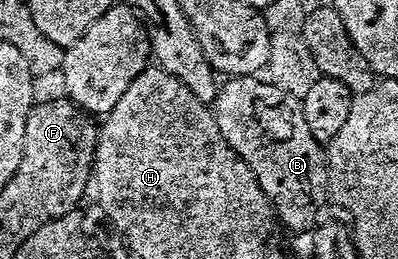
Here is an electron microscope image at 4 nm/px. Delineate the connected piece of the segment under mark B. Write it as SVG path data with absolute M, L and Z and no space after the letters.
M259 75L225 79L214 101L214 115L222 138L250 166L272 205L275 219L295 230L307 229L324 200L326 204L329 199L326 152L321 141L310 134L310 126L302 118L300 101L301 97L278 90L278 86Z

